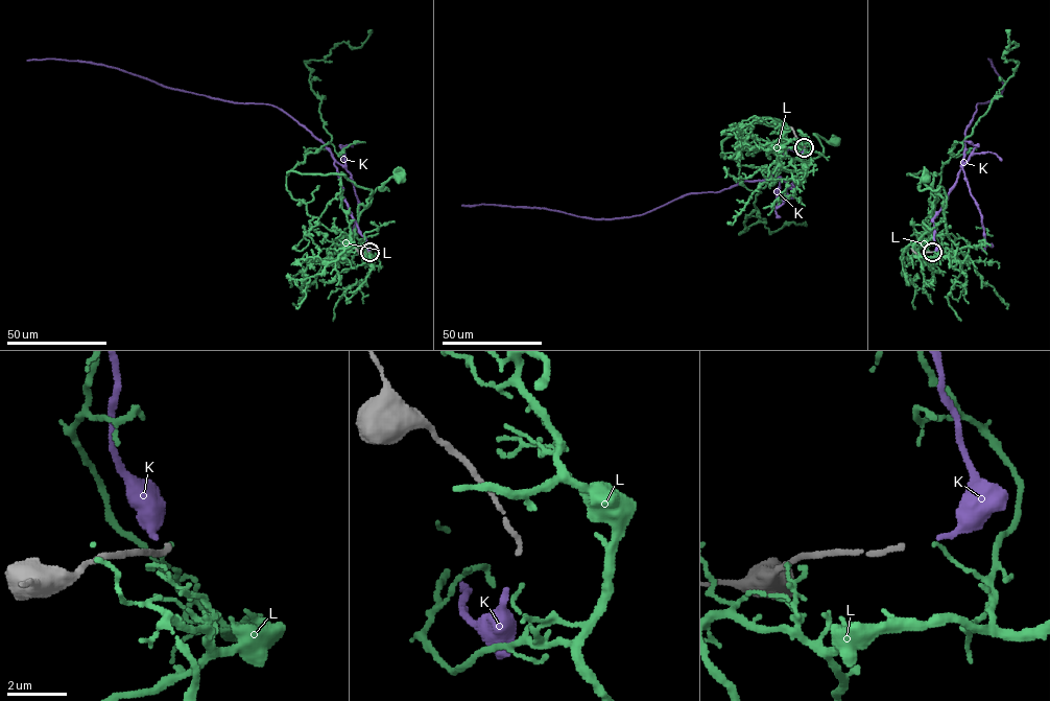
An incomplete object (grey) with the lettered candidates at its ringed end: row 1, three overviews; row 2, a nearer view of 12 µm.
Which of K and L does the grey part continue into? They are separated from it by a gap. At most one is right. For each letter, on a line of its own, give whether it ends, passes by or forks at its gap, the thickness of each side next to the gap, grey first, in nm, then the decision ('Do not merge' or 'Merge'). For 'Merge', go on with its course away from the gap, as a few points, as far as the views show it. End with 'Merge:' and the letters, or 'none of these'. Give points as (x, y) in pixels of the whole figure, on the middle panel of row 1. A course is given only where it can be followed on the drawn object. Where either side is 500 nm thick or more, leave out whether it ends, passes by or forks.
K: It ends there. Thickness 170 nm (grey) against 200 nm. Merge. Its course: (804, 149), (788, 148), (767, 180), (687, 194), (629, 217), (592, 219), (539, 208), (461, 205)
L: It ends there. Thickness 170 nm (grey) against 110 nm. Do not merge
Merge: K

